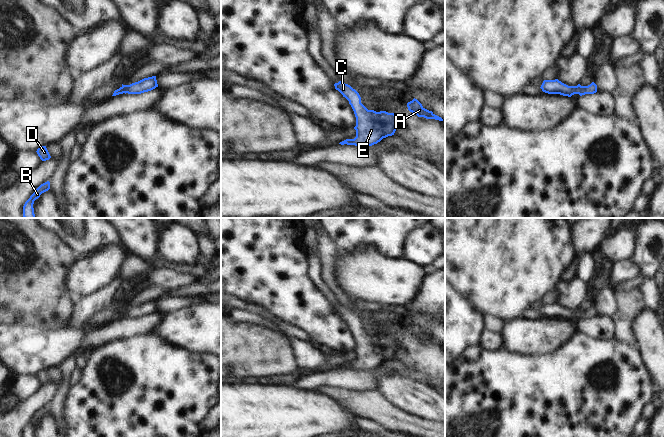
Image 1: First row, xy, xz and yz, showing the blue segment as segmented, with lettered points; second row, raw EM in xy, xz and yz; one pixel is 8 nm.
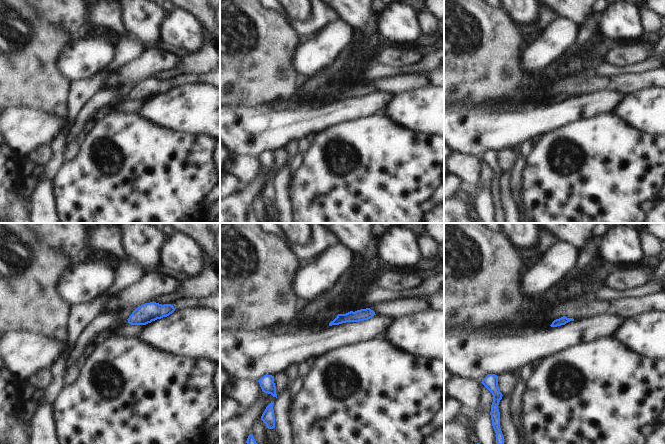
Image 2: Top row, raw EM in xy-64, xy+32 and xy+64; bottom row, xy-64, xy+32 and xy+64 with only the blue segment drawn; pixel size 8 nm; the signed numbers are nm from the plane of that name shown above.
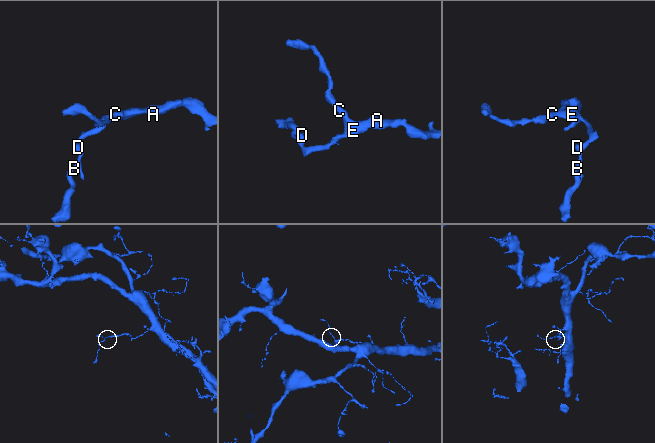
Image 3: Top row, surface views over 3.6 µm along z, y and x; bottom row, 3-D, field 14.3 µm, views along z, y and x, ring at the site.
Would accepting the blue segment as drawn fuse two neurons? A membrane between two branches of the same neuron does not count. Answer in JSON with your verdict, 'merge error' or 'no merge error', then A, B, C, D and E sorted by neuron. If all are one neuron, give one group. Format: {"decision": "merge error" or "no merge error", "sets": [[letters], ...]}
{"decision": "no merge error", "sets": [["A", "B", "C", "D", "E"]]}

